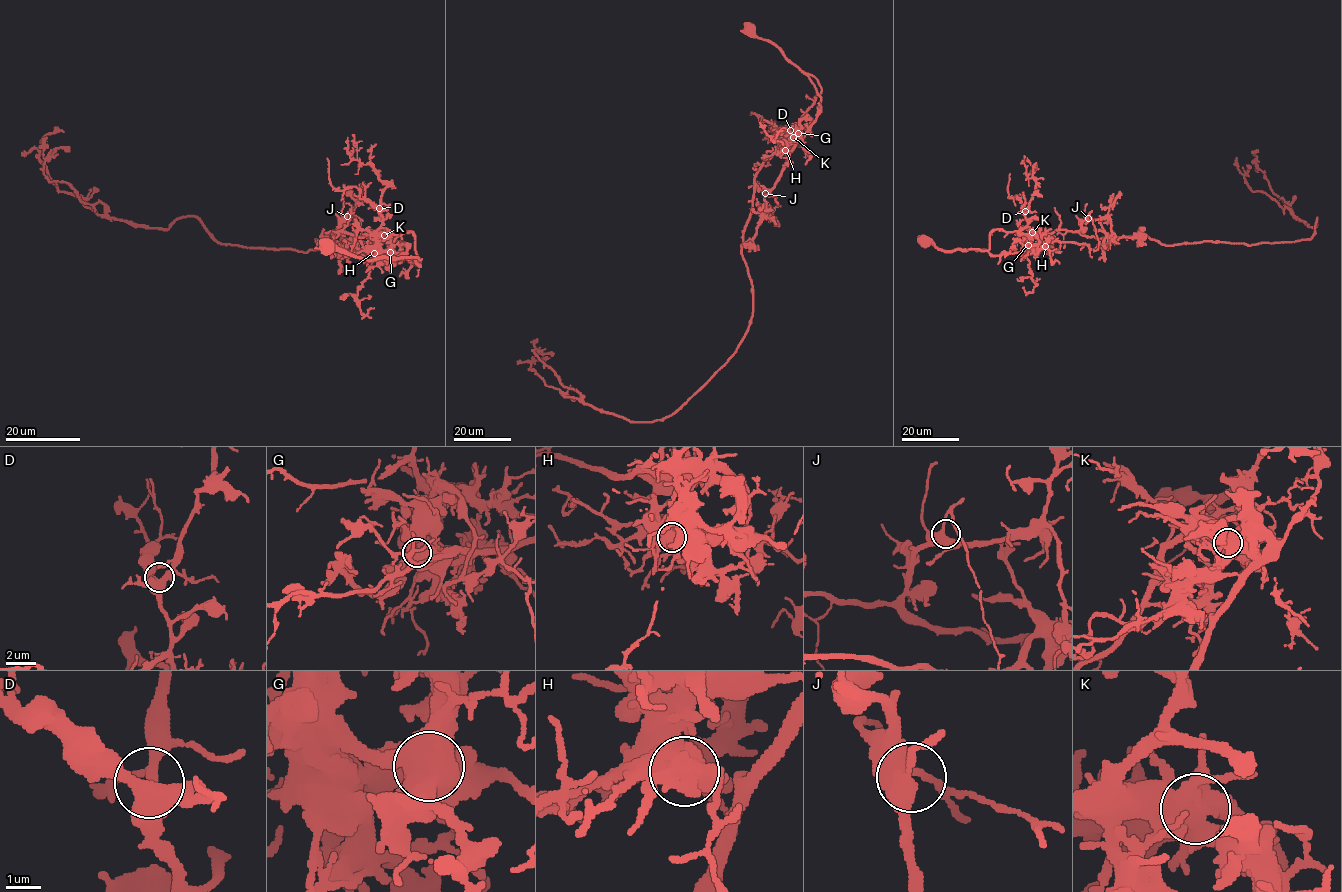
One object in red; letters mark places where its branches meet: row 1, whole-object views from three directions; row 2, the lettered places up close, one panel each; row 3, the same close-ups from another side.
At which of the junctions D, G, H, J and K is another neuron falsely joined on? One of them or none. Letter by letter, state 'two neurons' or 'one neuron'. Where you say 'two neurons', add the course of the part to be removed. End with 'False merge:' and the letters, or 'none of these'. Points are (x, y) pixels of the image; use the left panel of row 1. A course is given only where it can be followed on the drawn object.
D: one neuron
G: one neuron
H: one neuron
J: one neuron
K: two neurons; course (384, 235), (391, 242), (390, 249), (420, 265), (413, 258), (363, 259), (338, 250), (315, 248)
False merge: K

